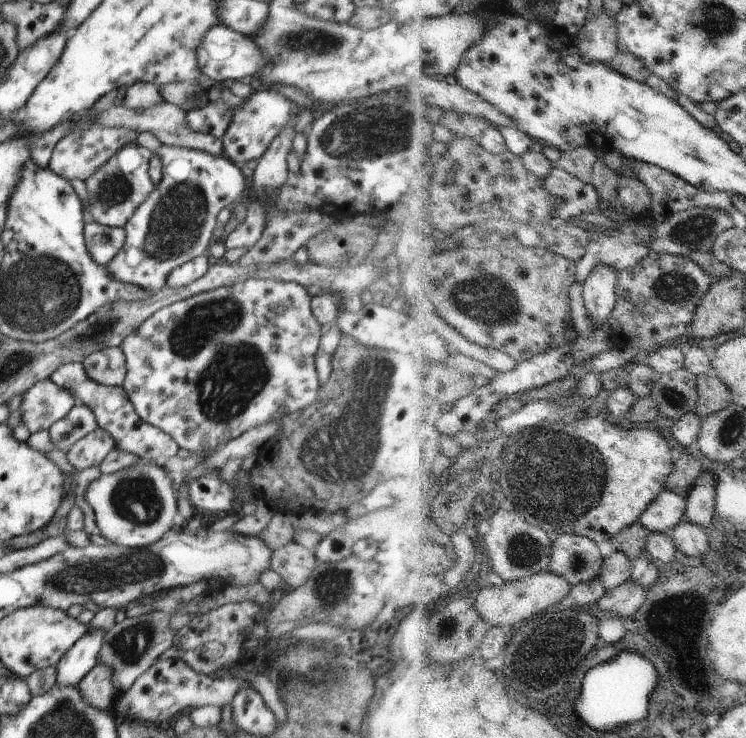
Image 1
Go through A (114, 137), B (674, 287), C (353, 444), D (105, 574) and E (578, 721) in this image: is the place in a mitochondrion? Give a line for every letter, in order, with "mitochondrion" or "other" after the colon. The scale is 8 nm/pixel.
A: other
B: mitochondrion
C: mitochondrion
D: mitochondrion
E: other

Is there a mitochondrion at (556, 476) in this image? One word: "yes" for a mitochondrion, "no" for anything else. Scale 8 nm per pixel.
yes

